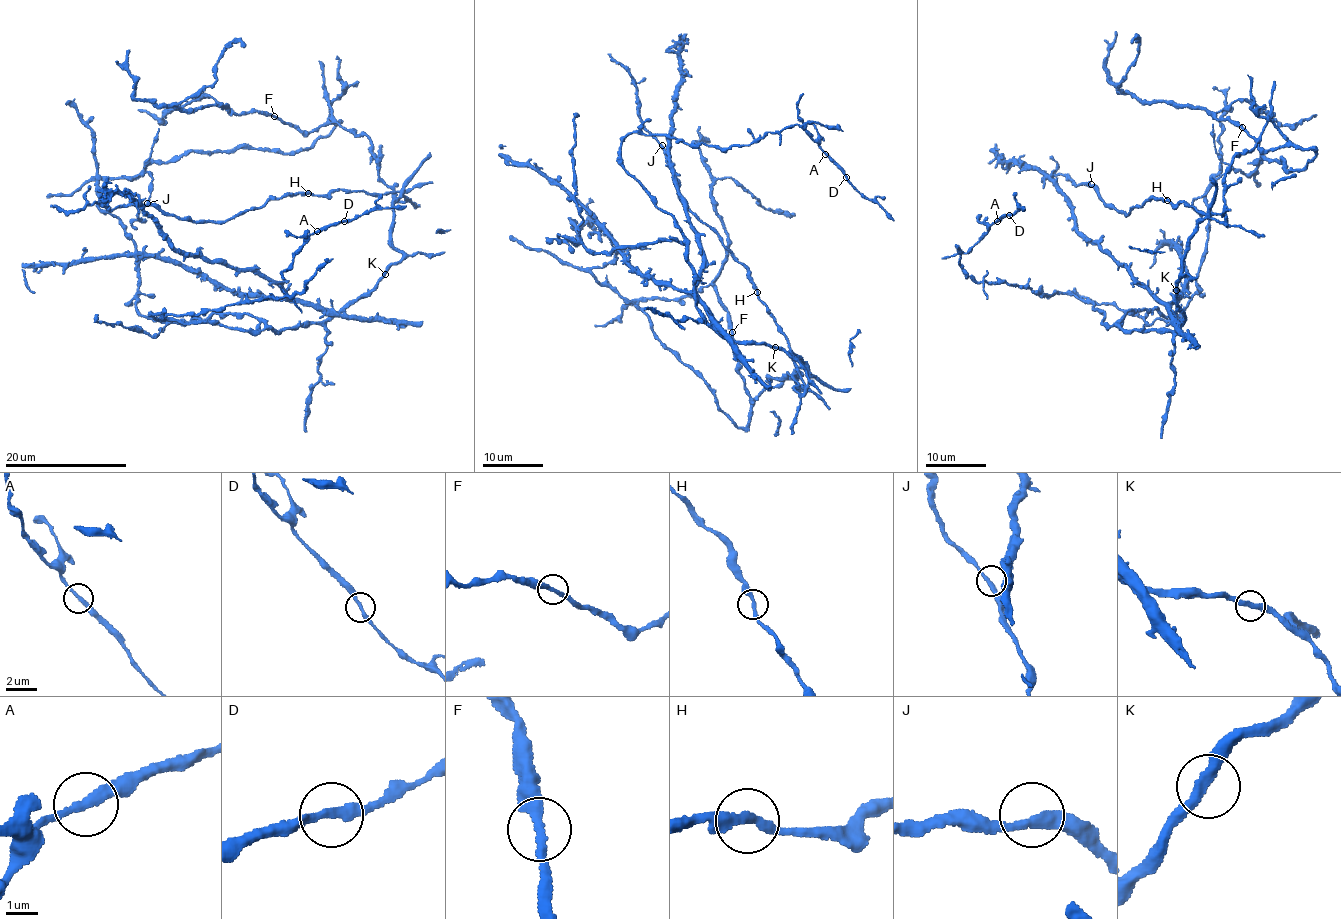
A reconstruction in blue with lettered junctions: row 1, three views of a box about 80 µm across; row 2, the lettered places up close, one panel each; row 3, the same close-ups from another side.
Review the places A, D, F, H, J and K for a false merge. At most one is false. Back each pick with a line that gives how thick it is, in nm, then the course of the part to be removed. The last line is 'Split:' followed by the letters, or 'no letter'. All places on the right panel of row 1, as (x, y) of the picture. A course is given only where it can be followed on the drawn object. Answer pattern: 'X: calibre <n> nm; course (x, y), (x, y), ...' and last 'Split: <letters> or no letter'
Split: no letter

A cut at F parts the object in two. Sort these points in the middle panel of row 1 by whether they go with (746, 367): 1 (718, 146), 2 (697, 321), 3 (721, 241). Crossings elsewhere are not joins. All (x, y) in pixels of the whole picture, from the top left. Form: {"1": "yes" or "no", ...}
{"1": "yes", "2": "yes", "3": "yes"}

